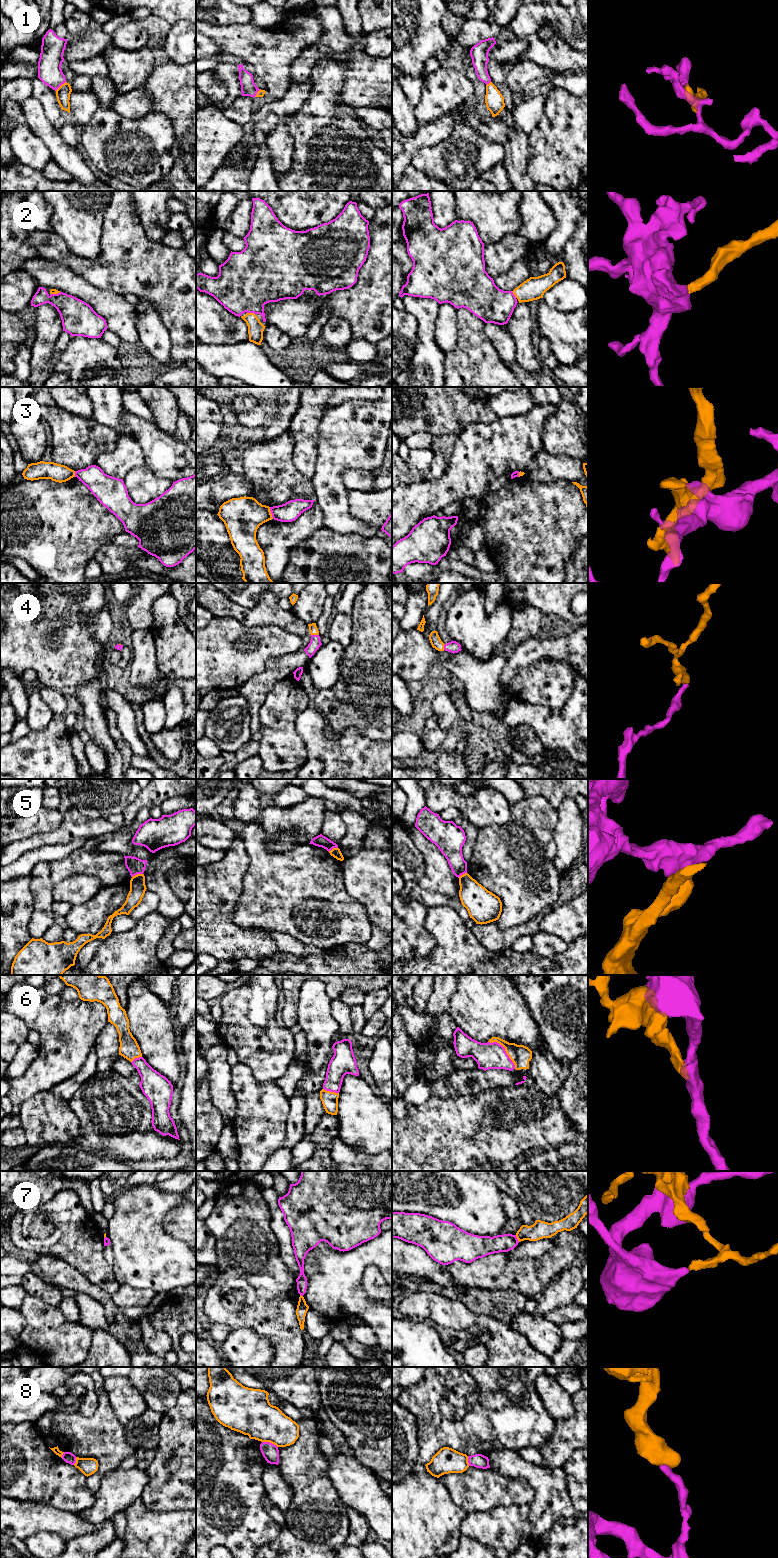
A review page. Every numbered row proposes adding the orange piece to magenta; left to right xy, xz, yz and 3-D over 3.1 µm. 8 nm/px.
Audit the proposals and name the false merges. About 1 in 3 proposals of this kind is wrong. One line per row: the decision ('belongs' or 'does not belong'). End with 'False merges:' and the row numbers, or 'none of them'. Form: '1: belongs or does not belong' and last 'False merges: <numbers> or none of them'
1: does not belong
2: belongs
3: does not belong
4: belongs
5: does not belong
6: belongs
7: does not belong
8: does not belong
False merges: 1, 3, 5, 7, 8

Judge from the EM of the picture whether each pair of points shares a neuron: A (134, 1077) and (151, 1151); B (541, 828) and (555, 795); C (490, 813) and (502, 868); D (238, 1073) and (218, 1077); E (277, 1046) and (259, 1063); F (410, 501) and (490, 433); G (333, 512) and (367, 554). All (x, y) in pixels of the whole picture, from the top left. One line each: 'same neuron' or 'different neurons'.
A: different neurons
B: different neurons
C: different neurons
D: different neurons
E: same neuron
F: same neuron
G: different neurons

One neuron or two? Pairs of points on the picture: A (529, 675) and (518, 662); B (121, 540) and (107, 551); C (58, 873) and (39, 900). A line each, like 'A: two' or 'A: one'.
A: two
B: two
C: two

